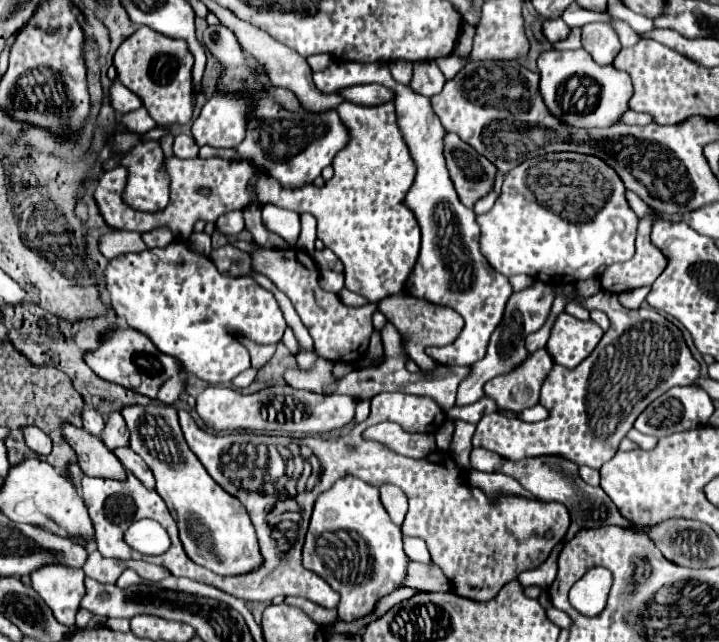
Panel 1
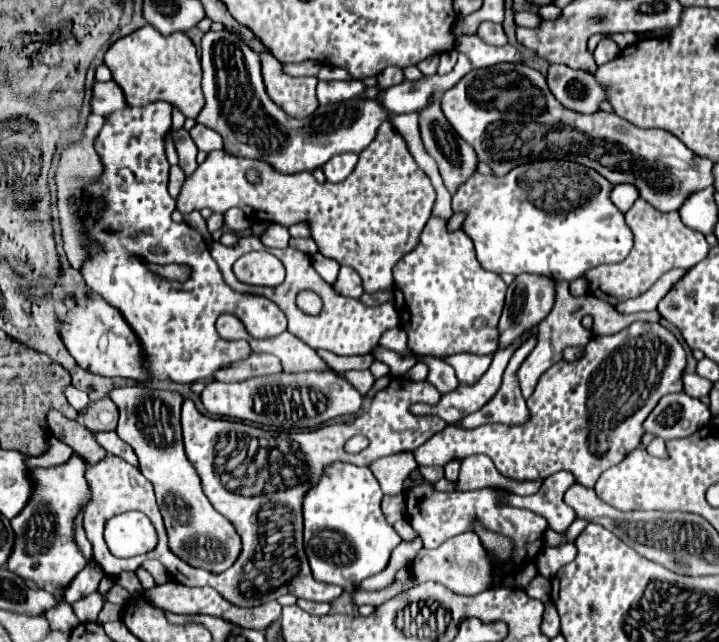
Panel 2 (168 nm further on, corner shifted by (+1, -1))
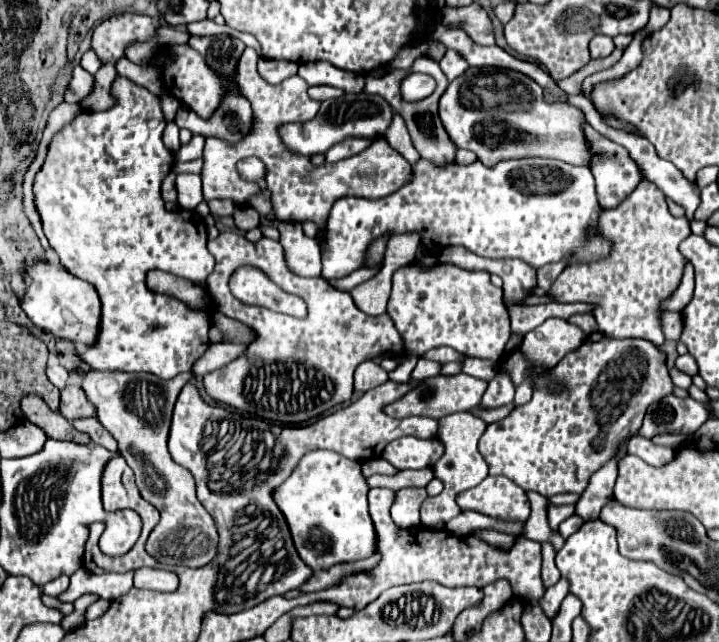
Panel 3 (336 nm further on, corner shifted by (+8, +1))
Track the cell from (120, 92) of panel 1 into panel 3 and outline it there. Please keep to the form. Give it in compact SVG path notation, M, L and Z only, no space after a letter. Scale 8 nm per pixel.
M75 66L73 68L73 78L71 78L69 88L65 92L65 100L69 104L81 104L81 100L87 98L87 94L91 94L93 88L95 88L93 76L87 70L83 70L81 66Z

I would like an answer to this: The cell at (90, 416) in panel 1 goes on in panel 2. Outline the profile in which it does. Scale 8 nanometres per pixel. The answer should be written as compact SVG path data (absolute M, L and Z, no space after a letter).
M72 384L66 388L66 398L68 398L68 402L70 402L76 410L82 410L82 408L88 406L88 402L90 402L88 396L86 396L82 390L78 390L76 386L72 386Z

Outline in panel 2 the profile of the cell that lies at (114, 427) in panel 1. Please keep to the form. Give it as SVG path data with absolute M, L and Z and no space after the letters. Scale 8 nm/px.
M102 398L102 400L90 402L82 410L82 420L90 432L114 430L118 424L118 408L110 398Z

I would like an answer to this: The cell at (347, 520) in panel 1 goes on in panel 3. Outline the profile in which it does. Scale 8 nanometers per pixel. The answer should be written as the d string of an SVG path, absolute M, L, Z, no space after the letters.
M315 450L305 454L301 462L297 464L295 472L273 492L277 506L287 518L295 548L301 560L313 572L329 570L331 566L341 562L355 562L361 558L369 558L377 552L377 534L367 508L367 492L369 492L369 486L367 486L367 478L361 472L361 462L349 460L329 450Z

